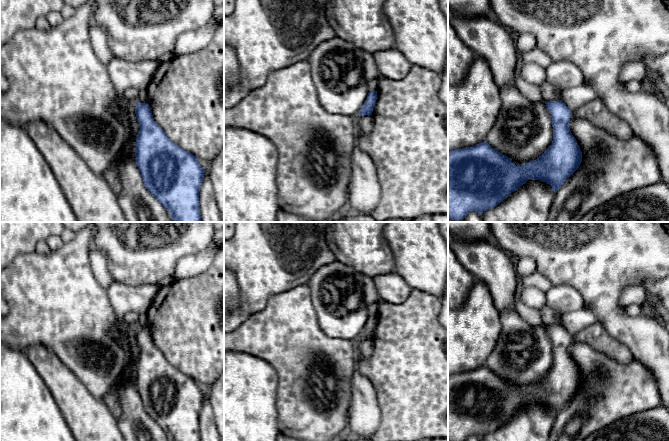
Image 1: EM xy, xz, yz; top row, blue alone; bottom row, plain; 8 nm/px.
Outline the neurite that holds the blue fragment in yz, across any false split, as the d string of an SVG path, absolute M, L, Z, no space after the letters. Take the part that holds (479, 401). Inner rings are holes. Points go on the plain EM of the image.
M562 324L544 326L552 340L553 364L548 373L536 384L516 390L507 380L492 372L486 365L472 371L448 375L448 441L466 441L471 435L482 438L487 433L496 431L528 404L546 406L556 417L566 403L579 392L582 386L582 376L569 352L572 336Z

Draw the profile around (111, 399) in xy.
M129 359L128 365L125 367L124 373L117 379L116 385L108 391L102 399L117 420L122 417L123 413L122 406L120 404L120 391L125 386L131 384L135 375L136 363Z

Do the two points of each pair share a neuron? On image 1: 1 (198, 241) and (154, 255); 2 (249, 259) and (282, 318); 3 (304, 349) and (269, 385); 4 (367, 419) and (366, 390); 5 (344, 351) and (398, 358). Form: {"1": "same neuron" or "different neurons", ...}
{"1": "same neuron", "2": "different neurons", "3": "different neurons", "4": "same neuron", "5": "different neurons"}

